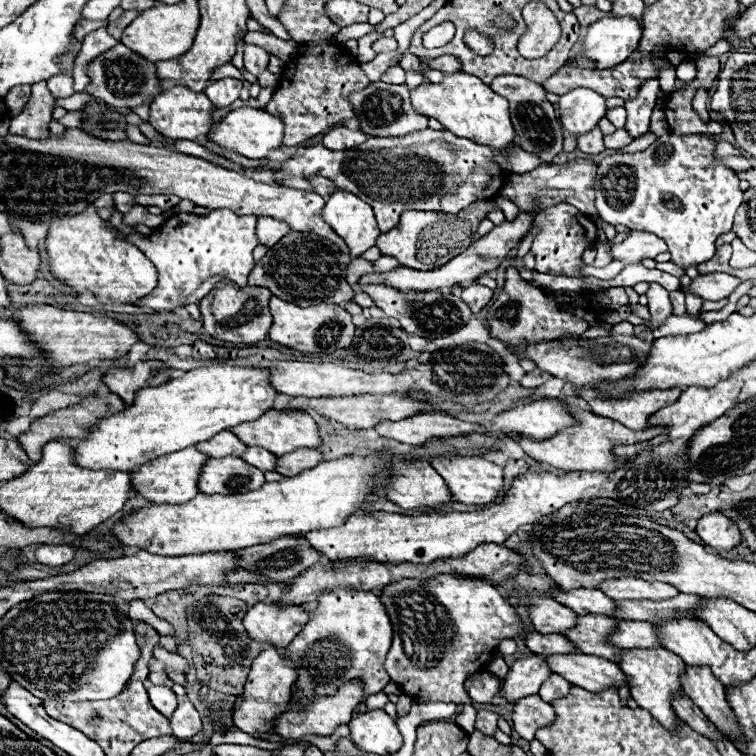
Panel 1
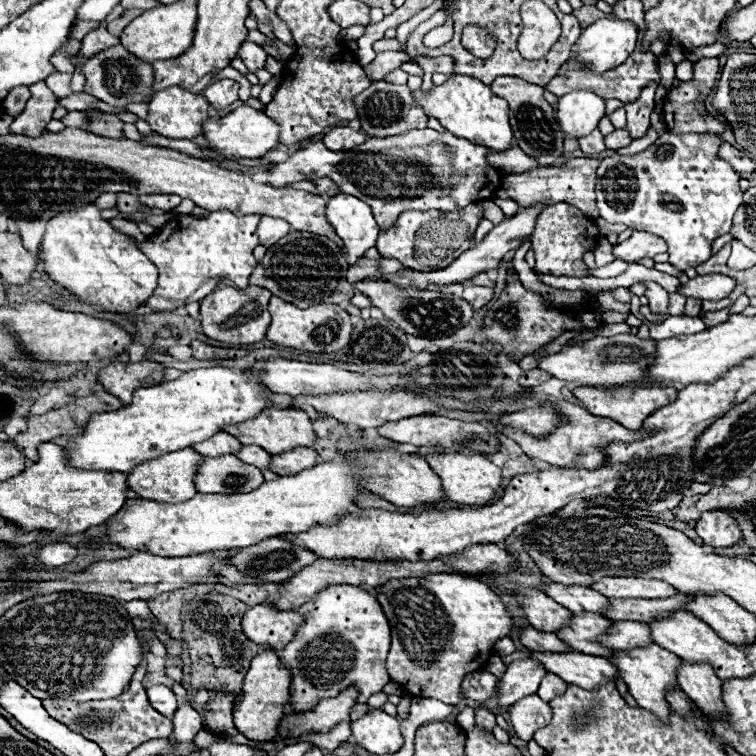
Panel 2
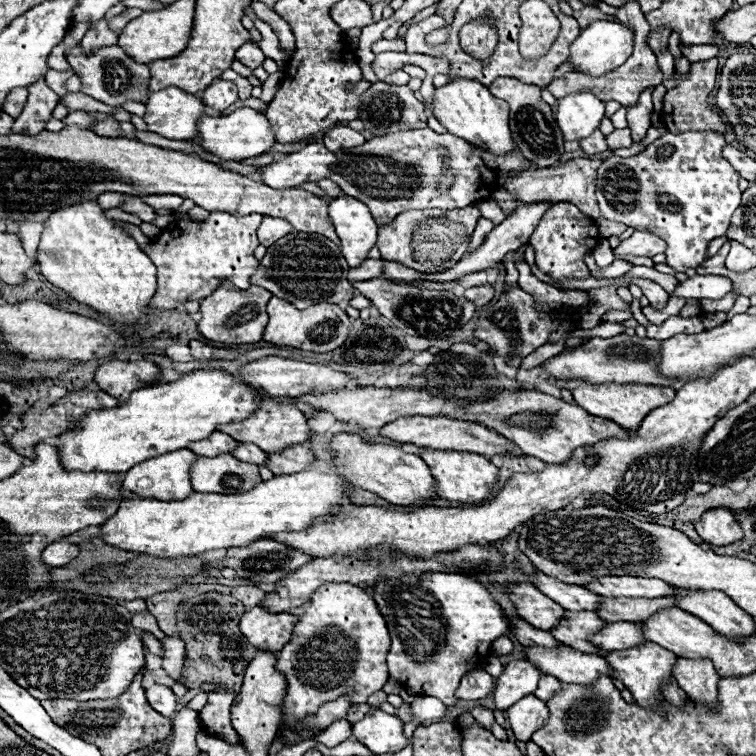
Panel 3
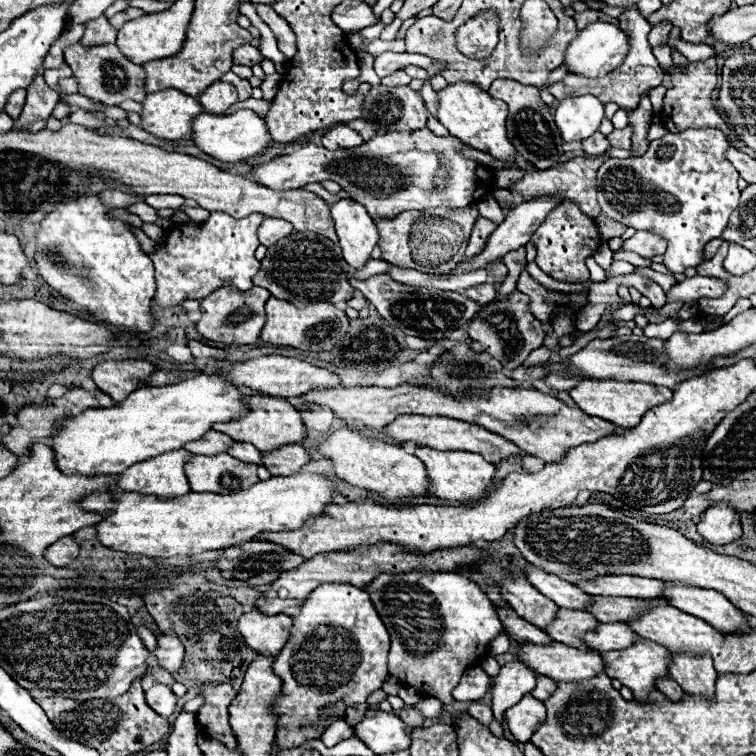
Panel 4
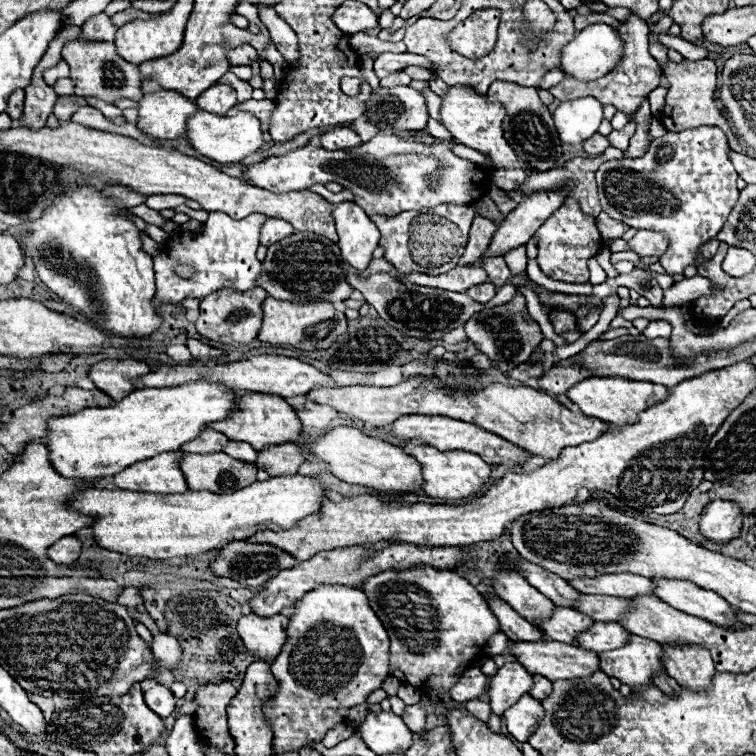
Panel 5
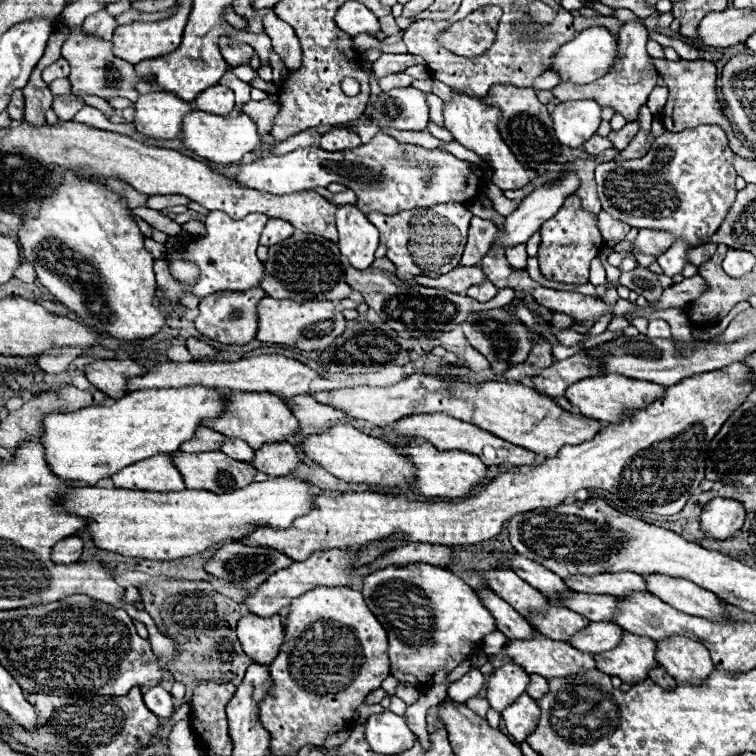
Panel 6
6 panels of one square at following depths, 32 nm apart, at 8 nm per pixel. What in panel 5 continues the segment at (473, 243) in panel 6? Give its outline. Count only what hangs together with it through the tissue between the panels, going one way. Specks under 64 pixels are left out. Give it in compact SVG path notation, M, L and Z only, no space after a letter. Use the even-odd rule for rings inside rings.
M476 216L474 222L472 222L472 230L470 230L470 238L468 238L468 246L466 246L466 252L460 260L460 264L474 264L482 254L484 250L488 248L490 244L490 238L492 234L496 232L496 224L488 218L482 218L482 216Z

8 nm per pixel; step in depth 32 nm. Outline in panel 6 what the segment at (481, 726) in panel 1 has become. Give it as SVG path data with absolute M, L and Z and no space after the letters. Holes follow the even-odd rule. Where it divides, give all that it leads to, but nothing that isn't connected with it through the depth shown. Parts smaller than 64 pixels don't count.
M470 698L470 700L466 702L466 706L468 706L474 714L478 714L480 718L486 718L486 712L488 712L488 708L490 708L488 700L484 700L484 698Z

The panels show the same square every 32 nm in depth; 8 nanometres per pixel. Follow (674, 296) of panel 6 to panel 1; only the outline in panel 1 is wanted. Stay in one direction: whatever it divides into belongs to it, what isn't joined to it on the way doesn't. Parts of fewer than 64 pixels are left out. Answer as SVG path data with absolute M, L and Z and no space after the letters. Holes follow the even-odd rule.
M712 272L712 274L702 274L698 278L692 280L690 284L690 292L704 298L704 300L720 300L720 298L728 298L736 286L742 280L724 272Z

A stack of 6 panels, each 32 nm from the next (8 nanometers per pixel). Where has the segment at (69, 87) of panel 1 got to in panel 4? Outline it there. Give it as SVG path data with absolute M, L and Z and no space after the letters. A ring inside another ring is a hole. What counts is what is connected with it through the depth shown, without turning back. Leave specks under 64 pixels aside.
M64 66L64 68L60 68L60 70L46 70L44 72L44 80L46 80L46 84L52 88L52 90L56 90L56 92L60 92L60 80L62 78L68 78L68 76L72 76L72 70L68 68L68 66Z

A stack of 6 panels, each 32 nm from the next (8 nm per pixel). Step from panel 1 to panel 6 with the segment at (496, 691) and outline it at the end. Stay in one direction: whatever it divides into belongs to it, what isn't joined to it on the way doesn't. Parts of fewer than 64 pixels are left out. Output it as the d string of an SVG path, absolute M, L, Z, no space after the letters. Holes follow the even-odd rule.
M474 668L466 672L460 680L452 682L452 686L448 688L448 696L456 702L466 702L468 698L478 696L484 690L484 684L486 684L484 674L478 668Z

